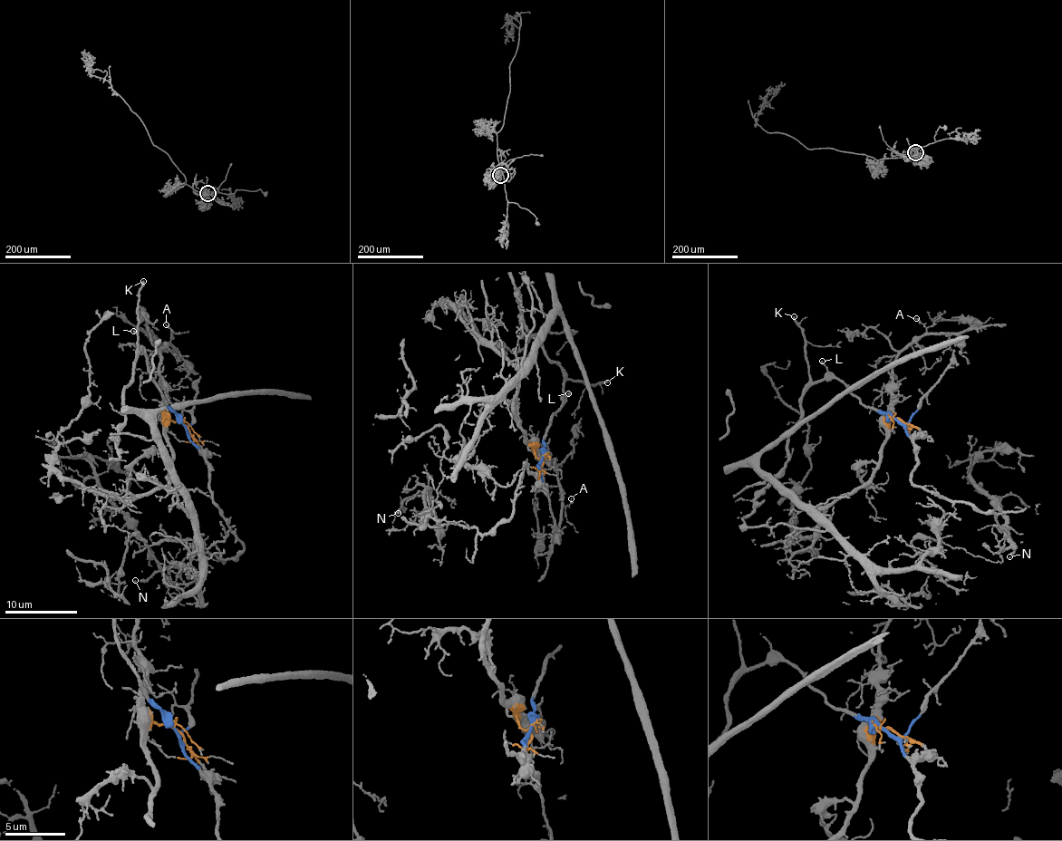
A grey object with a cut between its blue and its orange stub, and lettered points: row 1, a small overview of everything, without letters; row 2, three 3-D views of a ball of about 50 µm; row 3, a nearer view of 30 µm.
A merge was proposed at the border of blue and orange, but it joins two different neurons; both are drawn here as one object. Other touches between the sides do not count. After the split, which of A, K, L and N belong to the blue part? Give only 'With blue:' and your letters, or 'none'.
With blue: K, L, N

